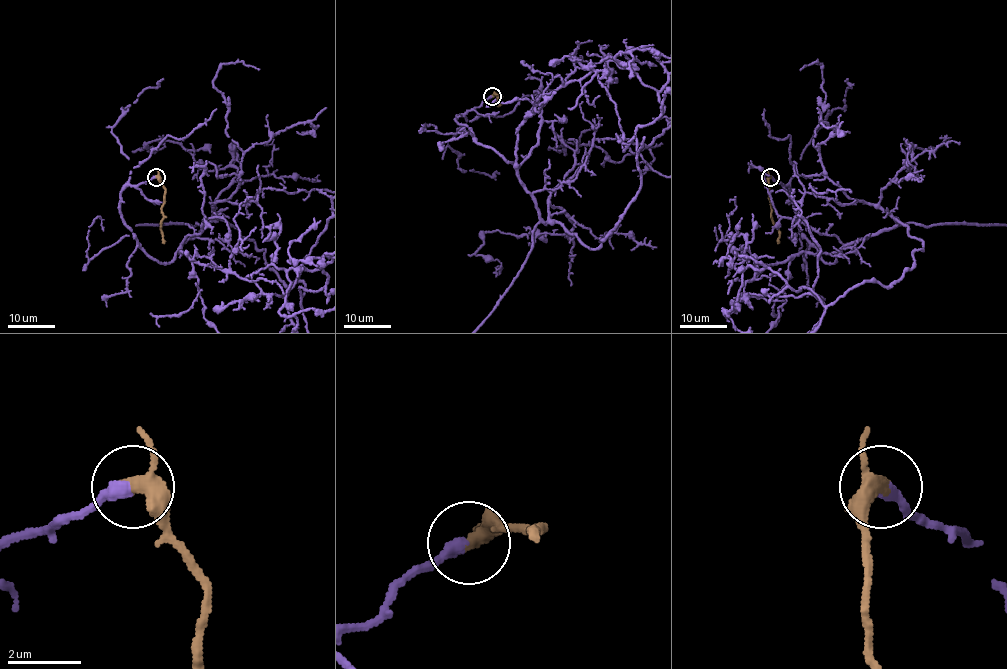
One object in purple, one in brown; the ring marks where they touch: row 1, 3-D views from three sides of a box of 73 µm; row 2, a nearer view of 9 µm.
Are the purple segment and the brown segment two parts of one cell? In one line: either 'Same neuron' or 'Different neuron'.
Same neuron

